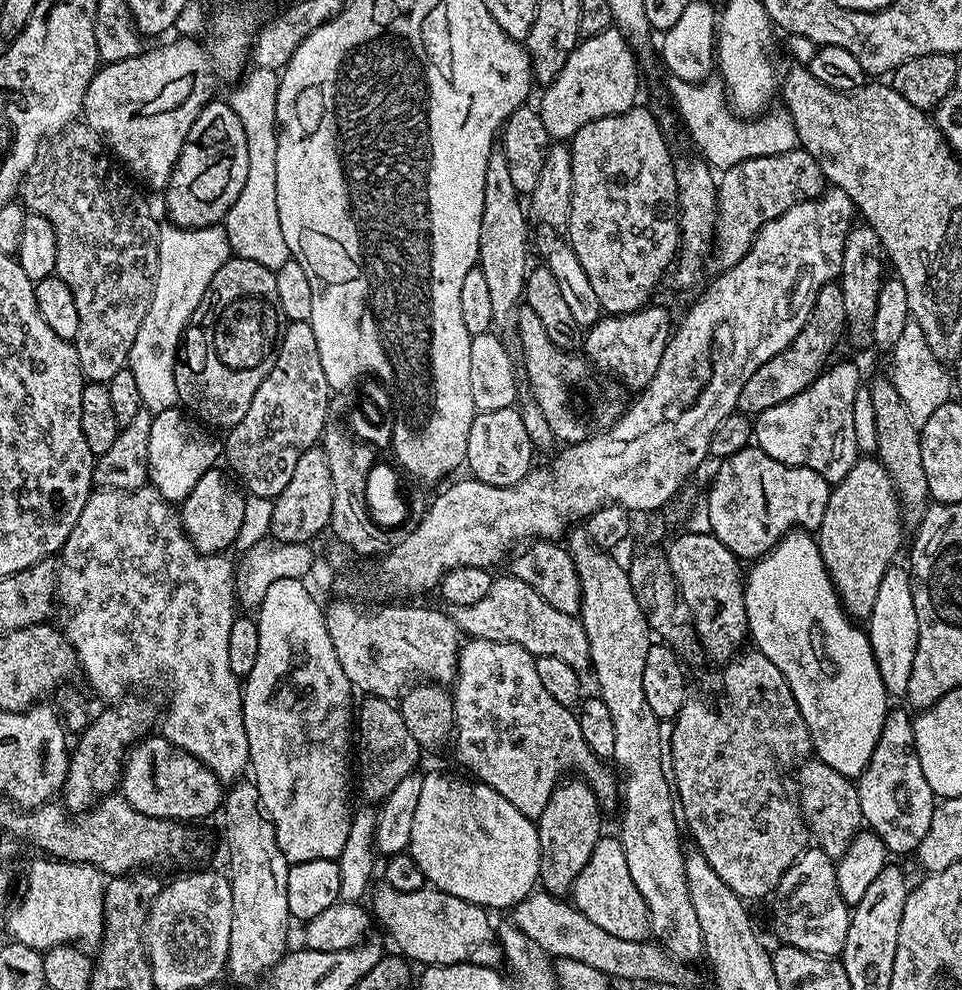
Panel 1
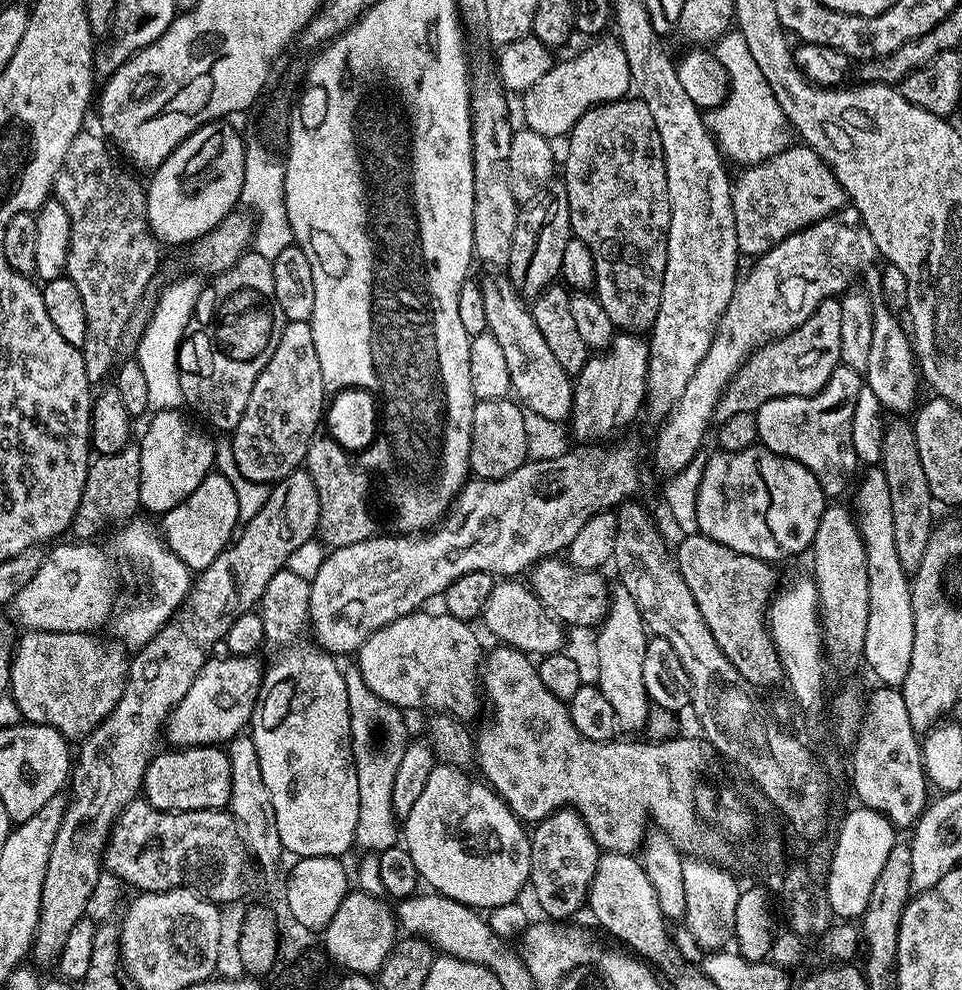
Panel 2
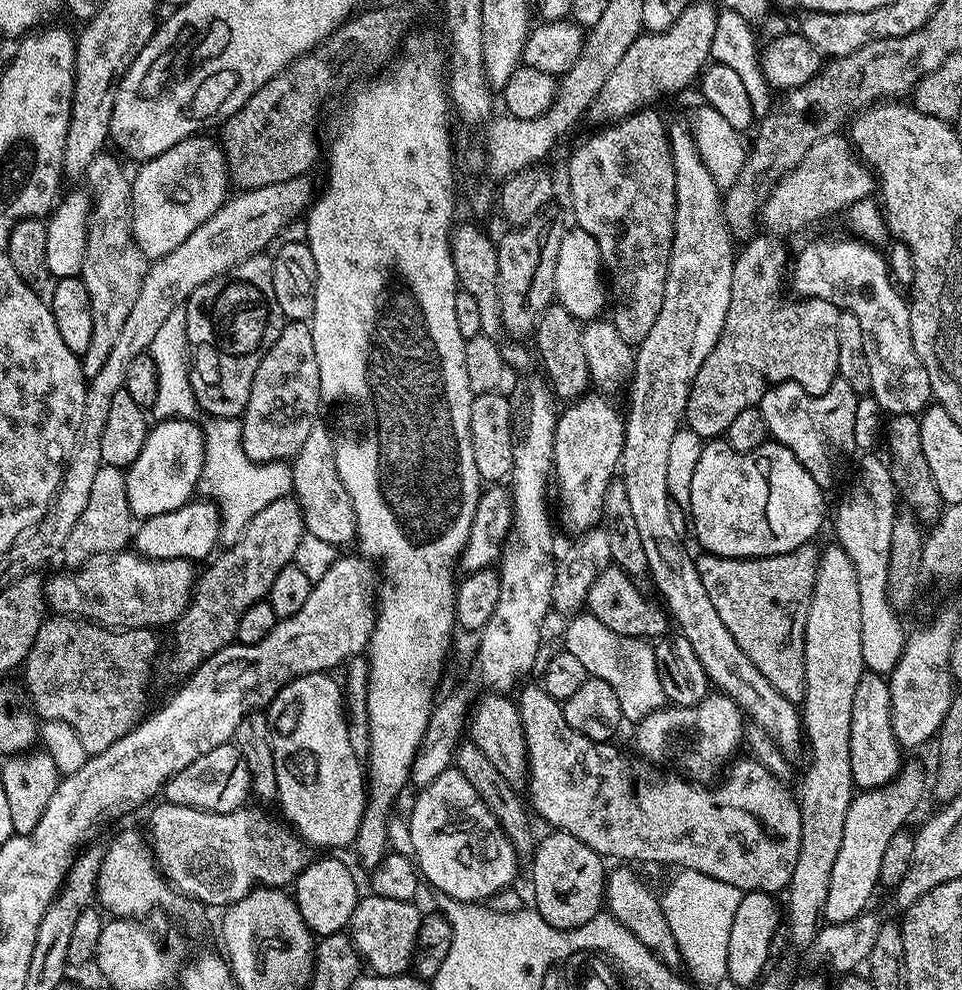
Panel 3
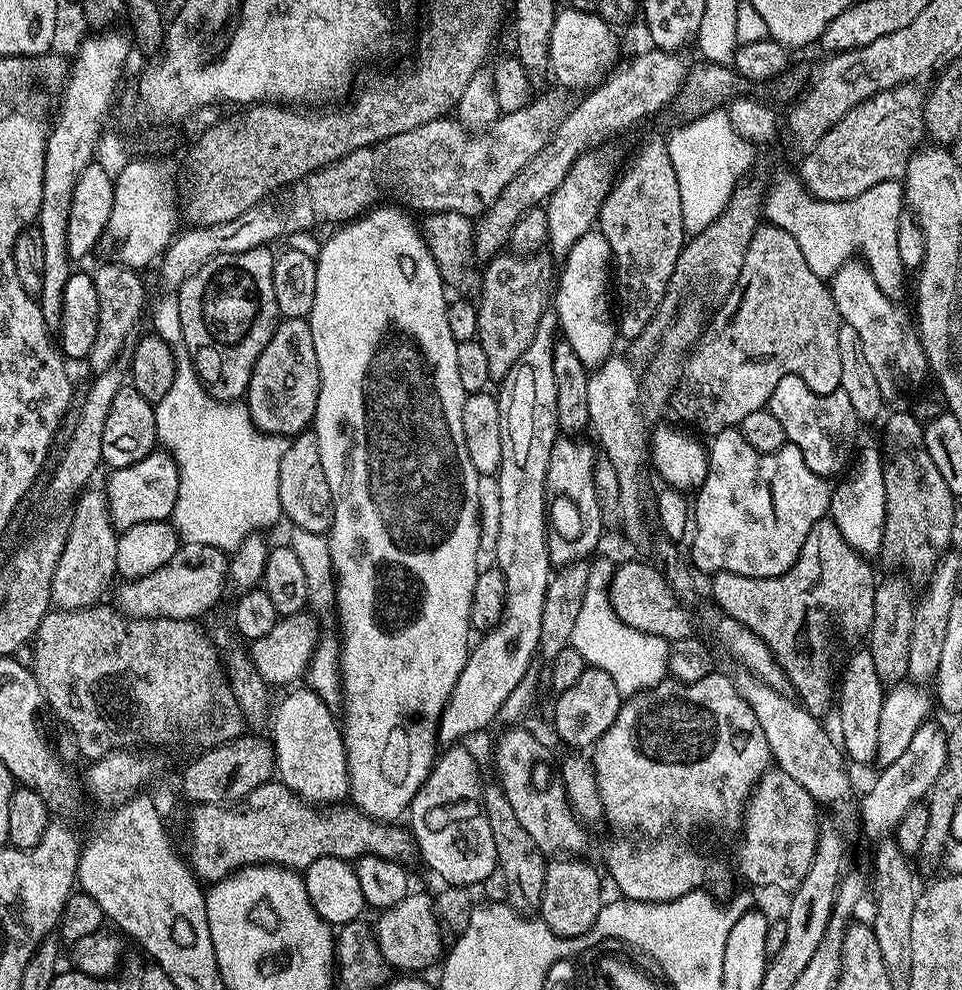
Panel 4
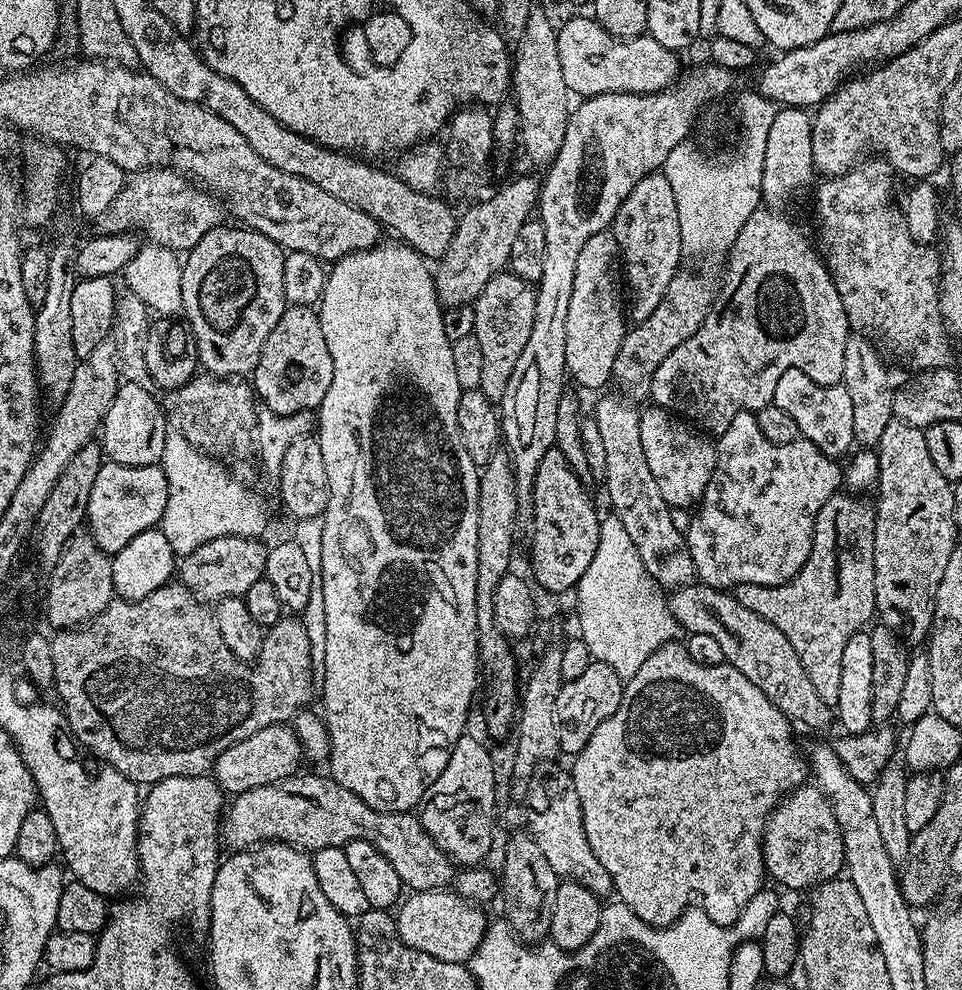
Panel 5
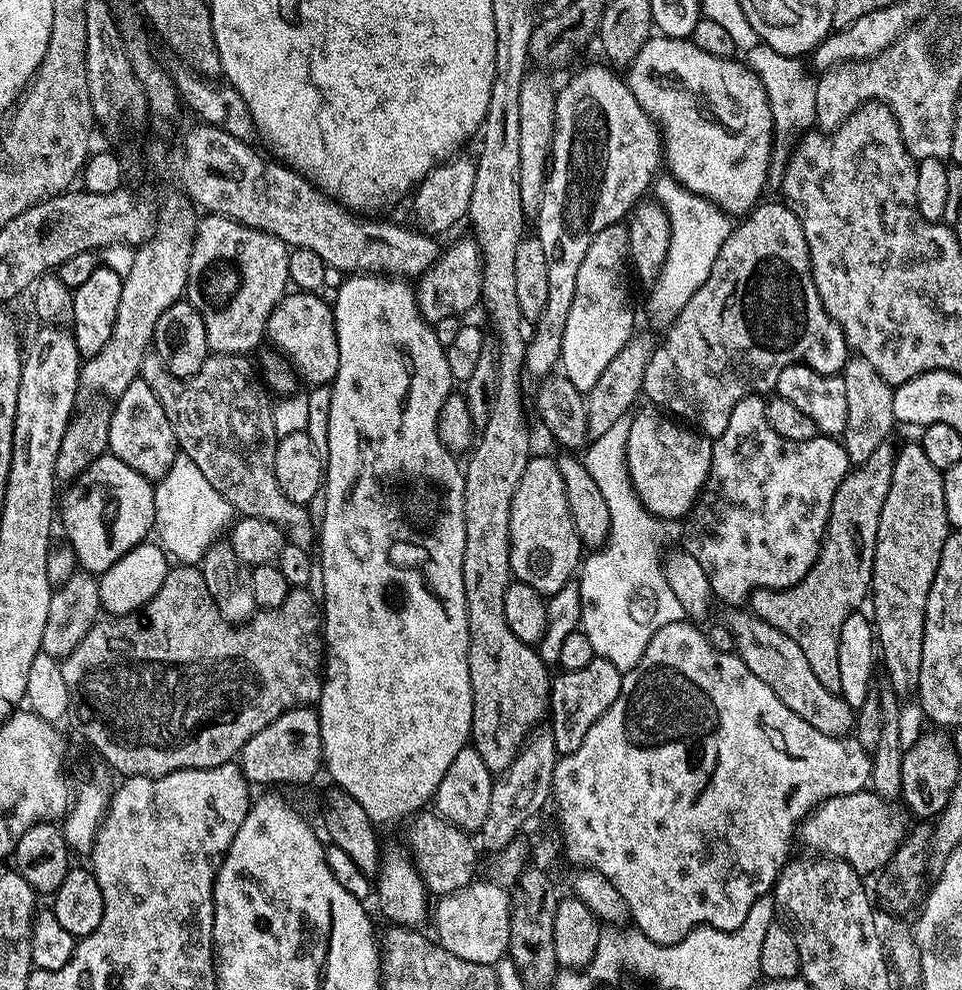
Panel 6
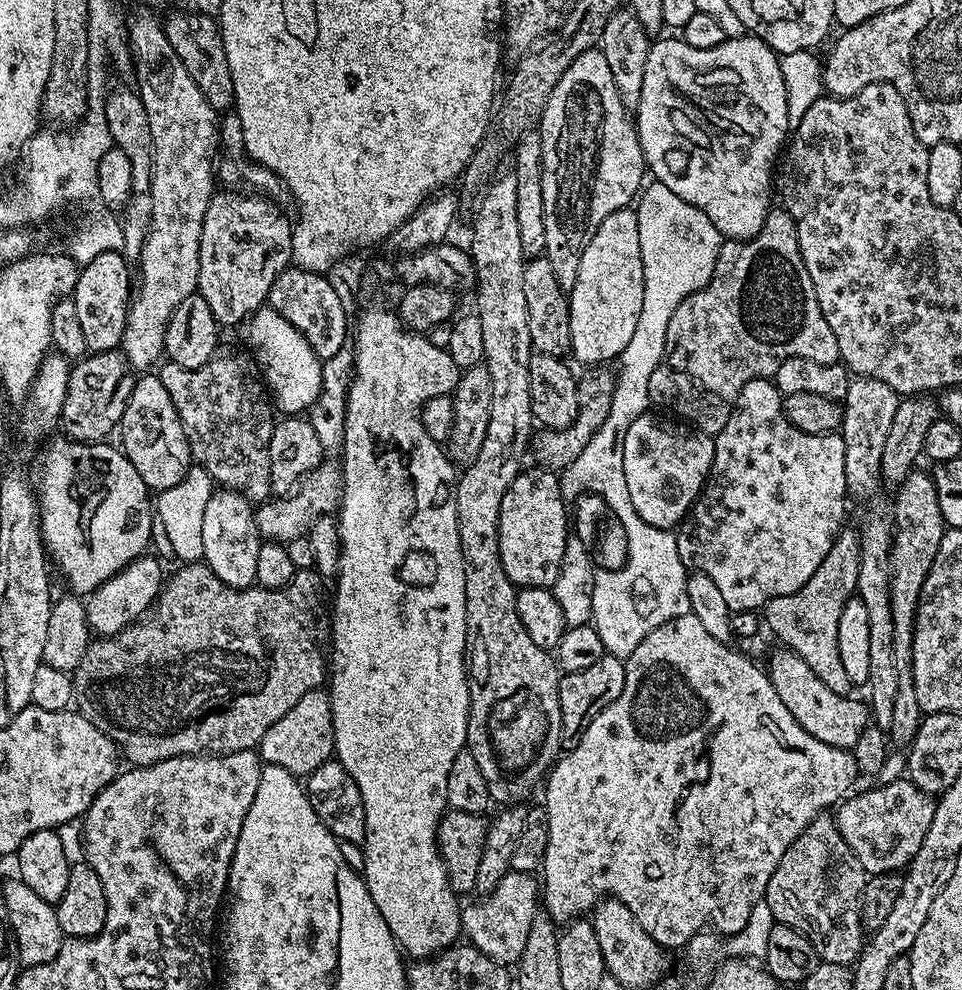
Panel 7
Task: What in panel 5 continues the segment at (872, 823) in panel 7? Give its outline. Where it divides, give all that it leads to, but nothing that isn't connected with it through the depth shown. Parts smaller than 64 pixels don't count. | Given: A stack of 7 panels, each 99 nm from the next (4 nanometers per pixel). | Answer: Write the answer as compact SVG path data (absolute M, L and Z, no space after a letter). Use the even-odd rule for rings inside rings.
M805 782L793 792L789 792L776 809L768 816L768 824L764 827L764 867L767 875L772 876L780 884L788 888L811 889L841 875L844 868L844 839L840 833L838 822L834 818L834 810L830 802L822 795L815 783Z

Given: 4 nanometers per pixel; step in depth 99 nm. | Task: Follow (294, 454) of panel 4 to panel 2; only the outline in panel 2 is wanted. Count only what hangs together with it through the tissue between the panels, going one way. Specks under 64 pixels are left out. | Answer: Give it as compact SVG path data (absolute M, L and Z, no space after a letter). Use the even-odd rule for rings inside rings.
M317 434L308 443L306 471L310 478L314 478L320 514L326 518L326 522L321 523L318 529L318 536L329 549L354 546L354 542L362 542L377 531L372 521L372 512L368 509L369 477L359 467L356 469L352 460L353 457L345 454L344 448L338 446L338 442L334 442L334 438L327 434Z

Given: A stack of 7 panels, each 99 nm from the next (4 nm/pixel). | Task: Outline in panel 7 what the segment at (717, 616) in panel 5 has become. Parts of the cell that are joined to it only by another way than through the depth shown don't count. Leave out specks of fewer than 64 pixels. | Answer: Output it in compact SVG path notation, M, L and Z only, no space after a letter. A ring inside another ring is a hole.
M777 647L777 652L766 663L766 671L774 690L778 690L778 698L786 702L786 710L794 714L798 726L806 730L806 734L814 734L818 742L826 742L826 746L850 750L858 742L862 730L870 726L870 709L863 699L852 700L851 695L839 696L822 682L789 648Z

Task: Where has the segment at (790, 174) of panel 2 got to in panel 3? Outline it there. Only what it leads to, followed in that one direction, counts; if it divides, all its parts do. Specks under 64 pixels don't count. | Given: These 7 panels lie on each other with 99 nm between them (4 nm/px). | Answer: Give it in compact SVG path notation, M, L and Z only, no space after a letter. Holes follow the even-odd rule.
M844 134L827 136L814 146L774 186L770 198L762 206L758 217L765 233L777 238L788 238L791 232L800 232L835 212L843 213L859 200L874 192L874 172L854 151L849 137Z

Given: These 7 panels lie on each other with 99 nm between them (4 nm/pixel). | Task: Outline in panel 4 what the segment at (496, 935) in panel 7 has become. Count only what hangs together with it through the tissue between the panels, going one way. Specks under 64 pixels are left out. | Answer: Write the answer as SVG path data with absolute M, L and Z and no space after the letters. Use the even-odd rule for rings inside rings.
M409 891L405 900L398 902L398 906L385 908L379 913L380 921L375 921L374 931L376 941L382 950L382 958L386 958L389 969L400 974L420 974L423 968L439 961L440 932L442 924L436 914L433 897L424 892Z

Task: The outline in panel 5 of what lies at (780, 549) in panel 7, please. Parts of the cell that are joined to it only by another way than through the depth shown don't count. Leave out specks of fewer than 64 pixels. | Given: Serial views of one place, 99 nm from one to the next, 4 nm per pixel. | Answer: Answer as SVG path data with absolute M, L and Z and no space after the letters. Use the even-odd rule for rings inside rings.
M740 412L737 414L734 422L730 422L728 429L715 441L715 446L716 465L714 466L714 474L706 486L704 497L695 509L695 512L697 511L696 517L689 522L688 528L686 527L686 539L688 541L688 549L690 550L690 558L694 558L694 566L696 567L699 583L709 584L712 588L722 588L725 590L735 590L740 584L761 584L762 586L784 584L790 578L794 578L794 574L798 574L798 570L802 570L802 566L810 554L814 522L818 518L818 510L822 510L822 506L826 506L828 499L841 491L841 465L833 457L827 456L822 450L818 450L818 446L814 446L814 442L803 438L789 444L770 442L770 438L763 437L762 430L758 430L756 417L750 412Z

